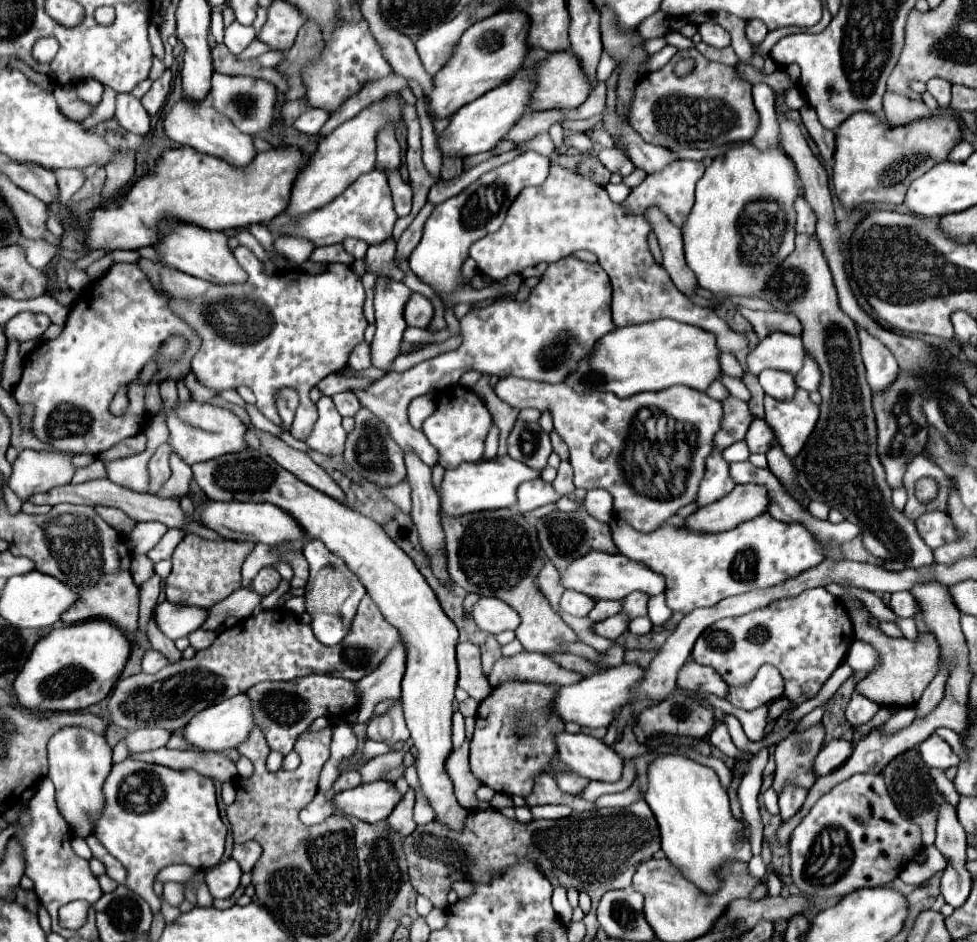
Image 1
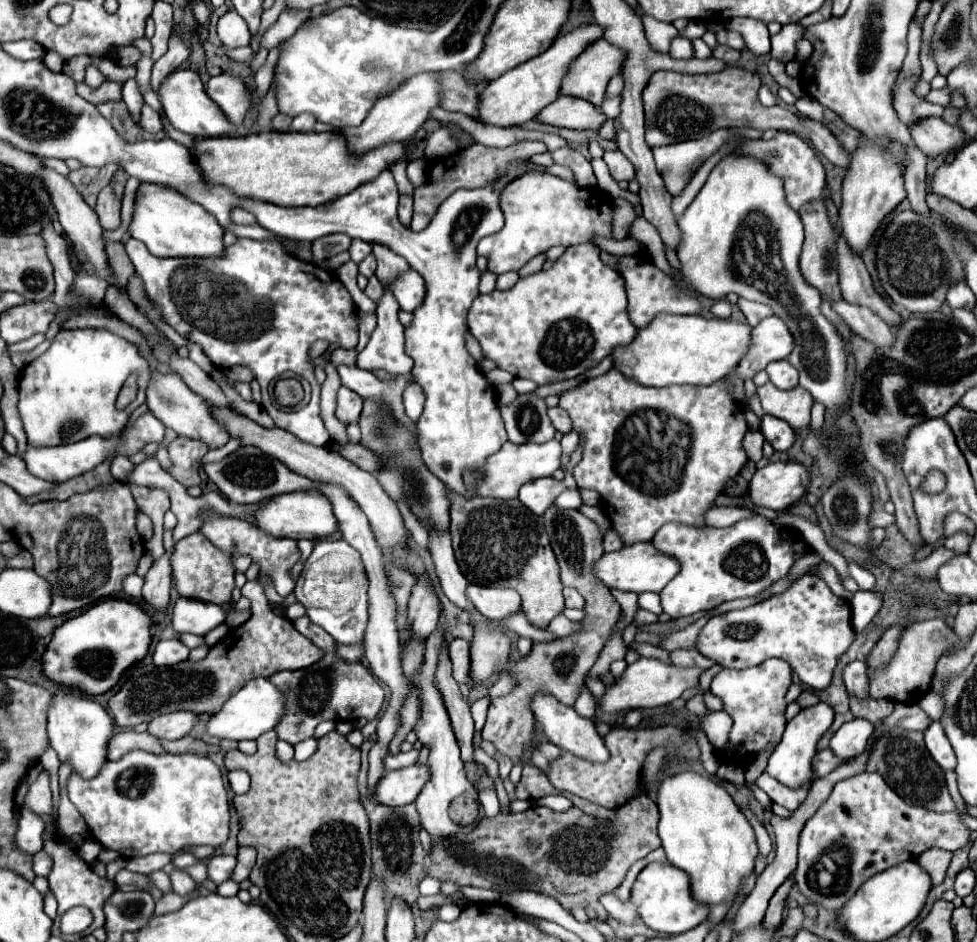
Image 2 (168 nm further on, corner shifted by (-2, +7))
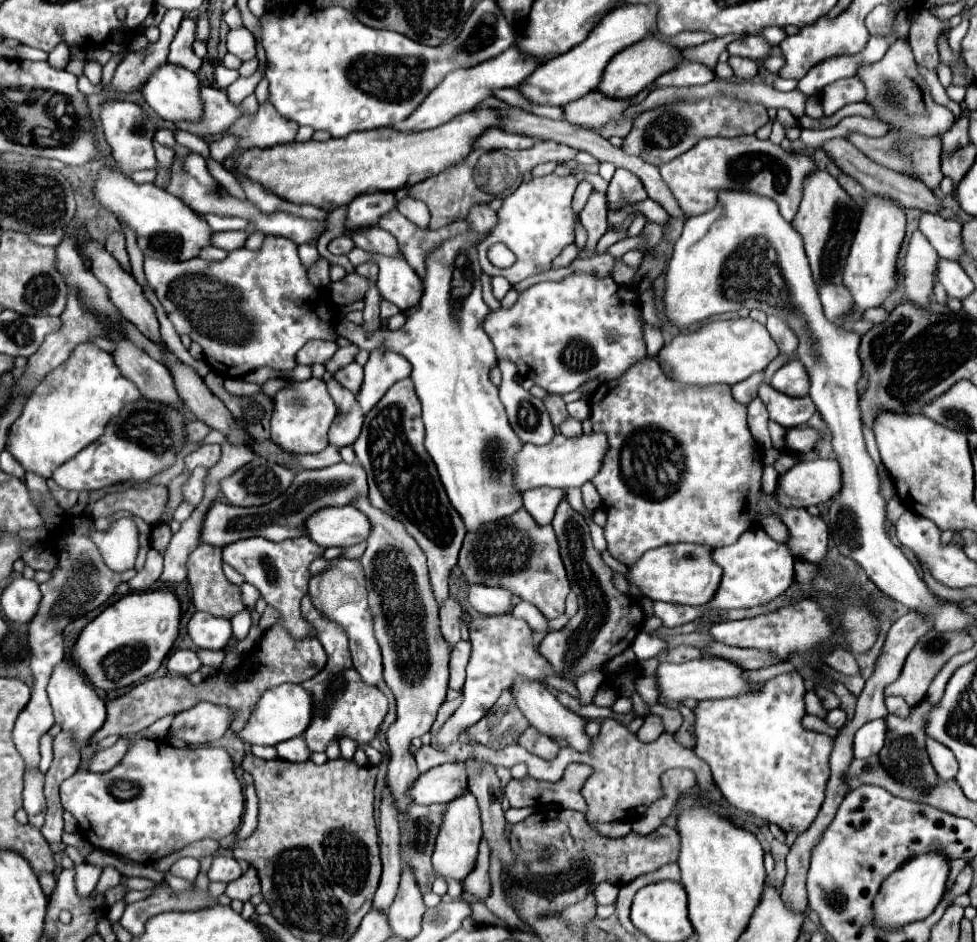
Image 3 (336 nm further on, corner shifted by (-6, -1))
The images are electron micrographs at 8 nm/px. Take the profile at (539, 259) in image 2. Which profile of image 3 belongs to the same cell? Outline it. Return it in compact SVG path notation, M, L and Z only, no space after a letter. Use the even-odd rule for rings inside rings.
M569 244L555 260L553 260L553 266L551 268L563 268L563 266L569 266L579 254L579 248L575 244Z

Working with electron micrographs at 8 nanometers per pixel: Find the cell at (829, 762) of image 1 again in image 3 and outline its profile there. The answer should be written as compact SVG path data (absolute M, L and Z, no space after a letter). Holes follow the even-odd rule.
M871 720L865 726L861 726L853 740L853 756L855 758L869 758L879 754L885 742L885 722L883 720Z

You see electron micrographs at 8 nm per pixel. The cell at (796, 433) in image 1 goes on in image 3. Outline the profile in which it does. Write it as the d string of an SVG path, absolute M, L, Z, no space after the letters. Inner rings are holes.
M769 384L759 386L759 398L763 400L765 408L769 410L769 418L781 424L783 428L797 428L805 426L807 420L815 414L815 404L809 396L791 398L783 392L777 392Z

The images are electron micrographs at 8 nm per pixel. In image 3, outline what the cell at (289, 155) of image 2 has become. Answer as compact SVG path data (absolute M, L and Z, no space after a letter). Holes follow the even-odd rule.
M477 110L455 116L451 122L433 130L403 134L389 128L353 132L345 138L327 142L289 142L273 148L249 148L235 156L235 172L241 178L261 182L267 192L293 202L311 206L347 206L359 194L395 192L403 186L423 182L471 152L471 140L499 120L495 110Z

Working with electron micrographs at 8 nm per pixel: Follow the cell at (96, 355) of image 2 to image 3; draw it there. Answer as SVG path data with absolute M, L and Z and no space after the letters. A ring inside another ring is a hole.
M93 342L79 344L63 366L55 368L29 396L23 414L9 432L7 450L23 464L25 470L49 478L55 466L73 458L79 450L95 442L107 422L115 418L123 406L141 398L139 388L119 374L111 354L99 350Z

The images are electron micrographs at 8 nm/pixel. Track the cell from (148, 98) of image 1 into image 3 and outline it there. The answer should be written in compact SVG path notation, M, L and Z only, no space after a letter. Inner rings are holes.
M183 18L173 42L171 42L171 52L167 62L175 64L175 66L183 66L191 72L197 72L201 66L201 58L197 58L191 50L191 44L195 40L195 20L191 18Z

